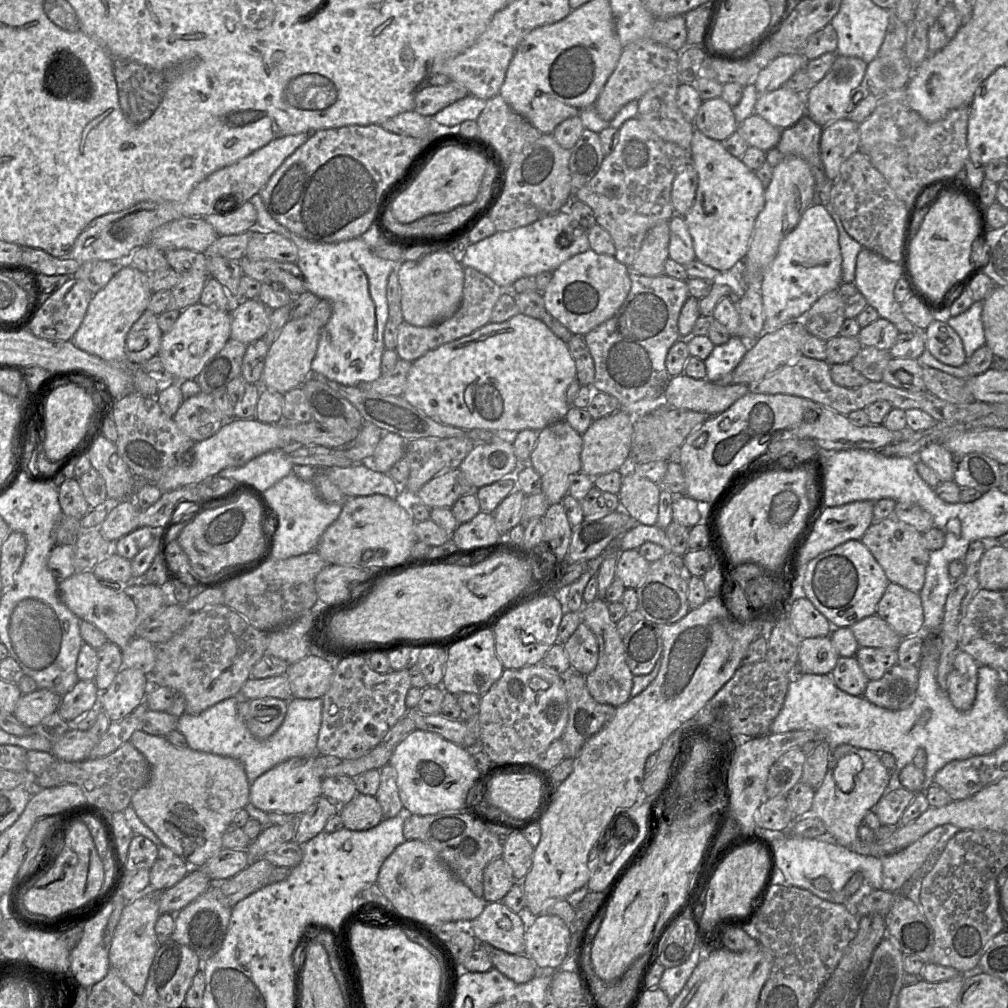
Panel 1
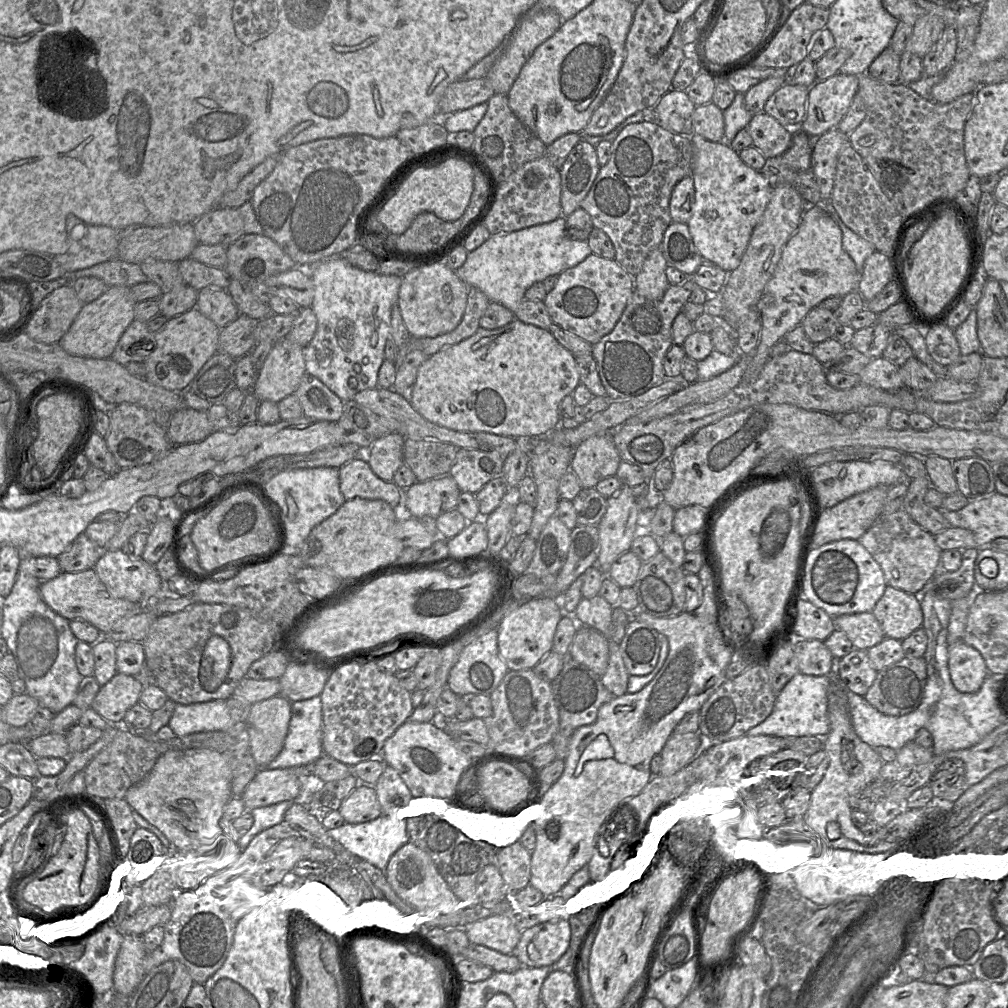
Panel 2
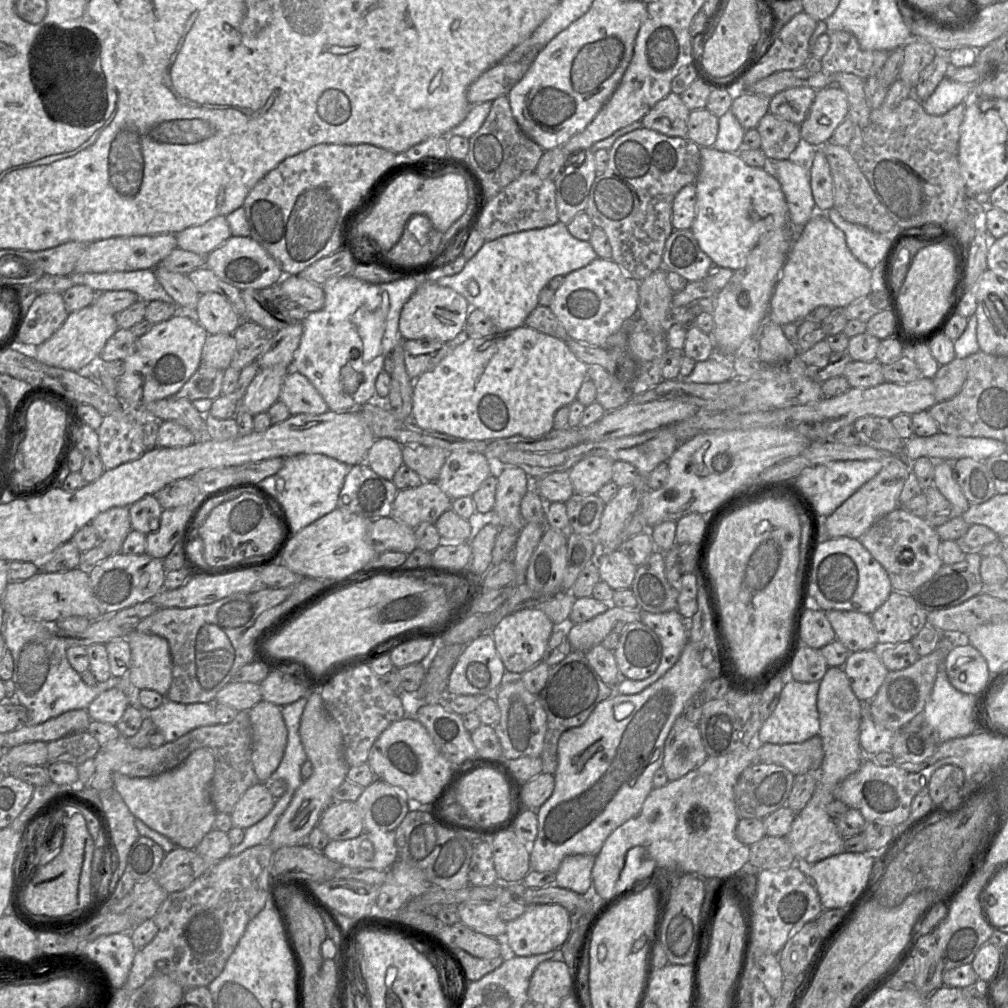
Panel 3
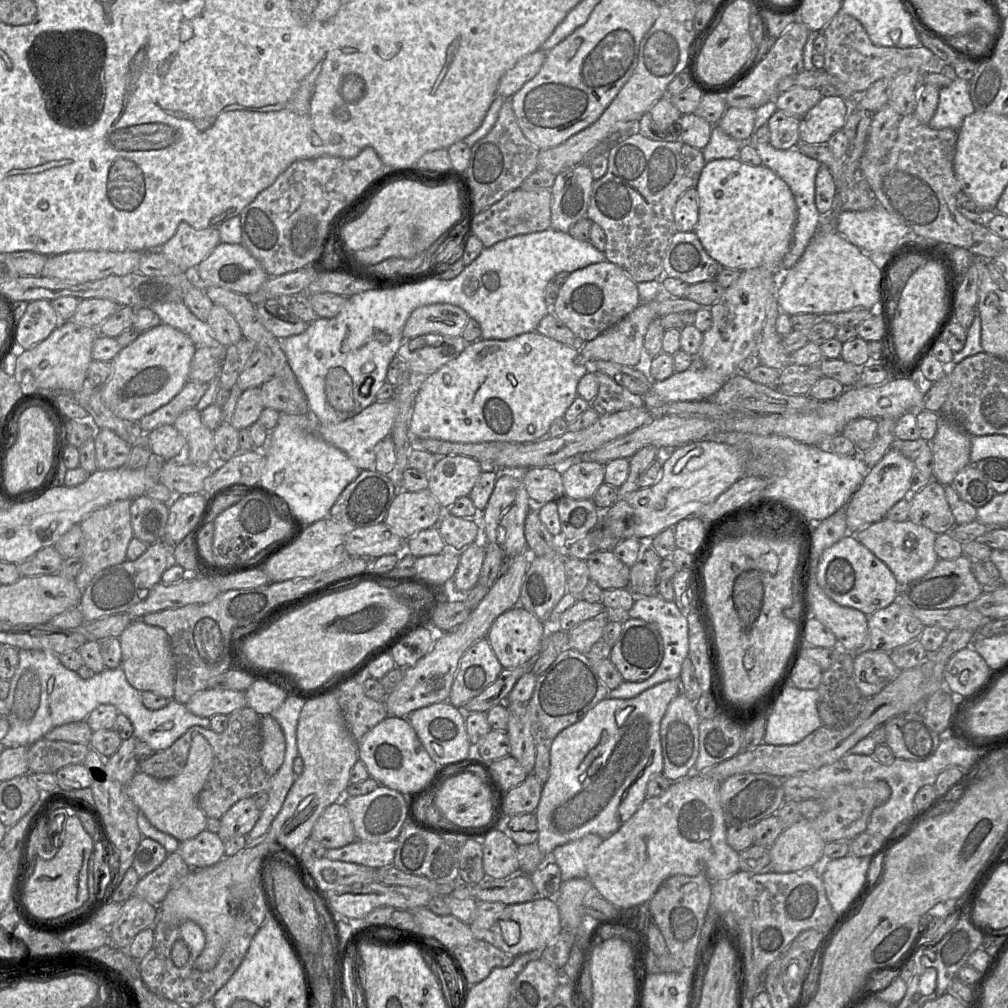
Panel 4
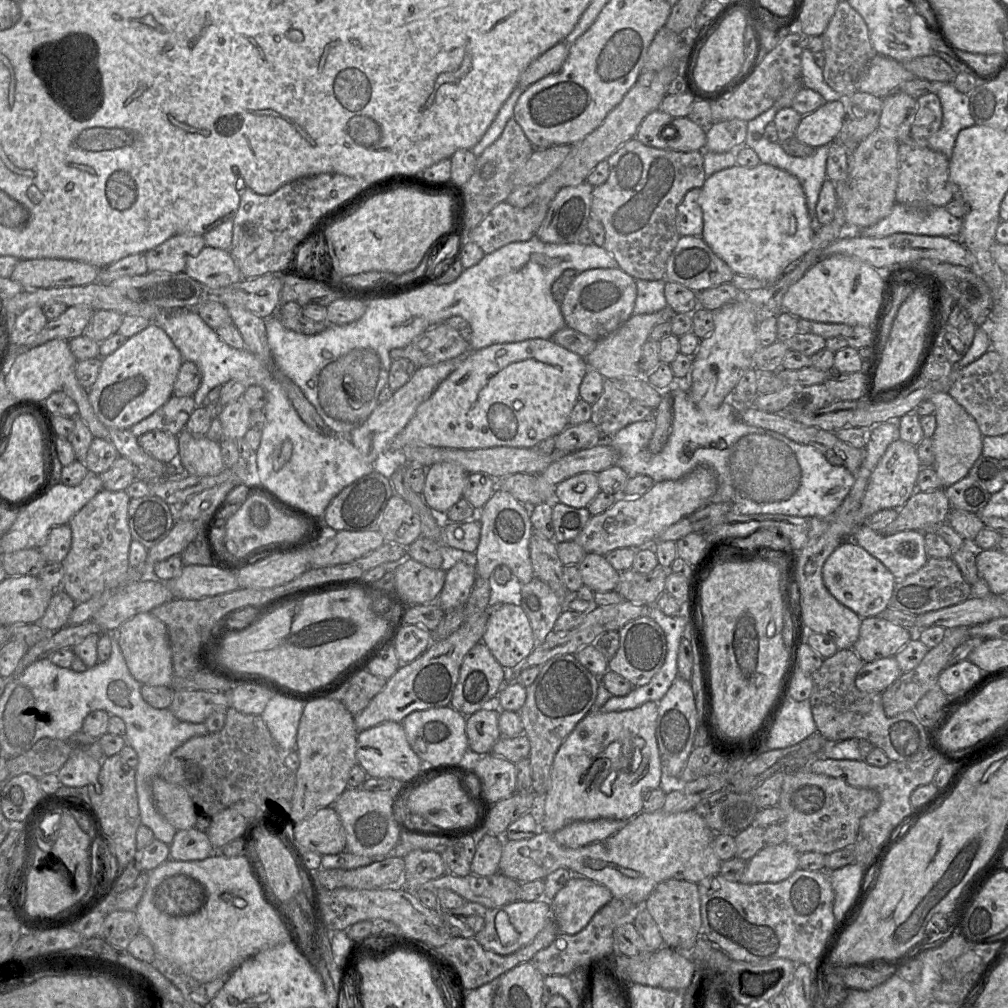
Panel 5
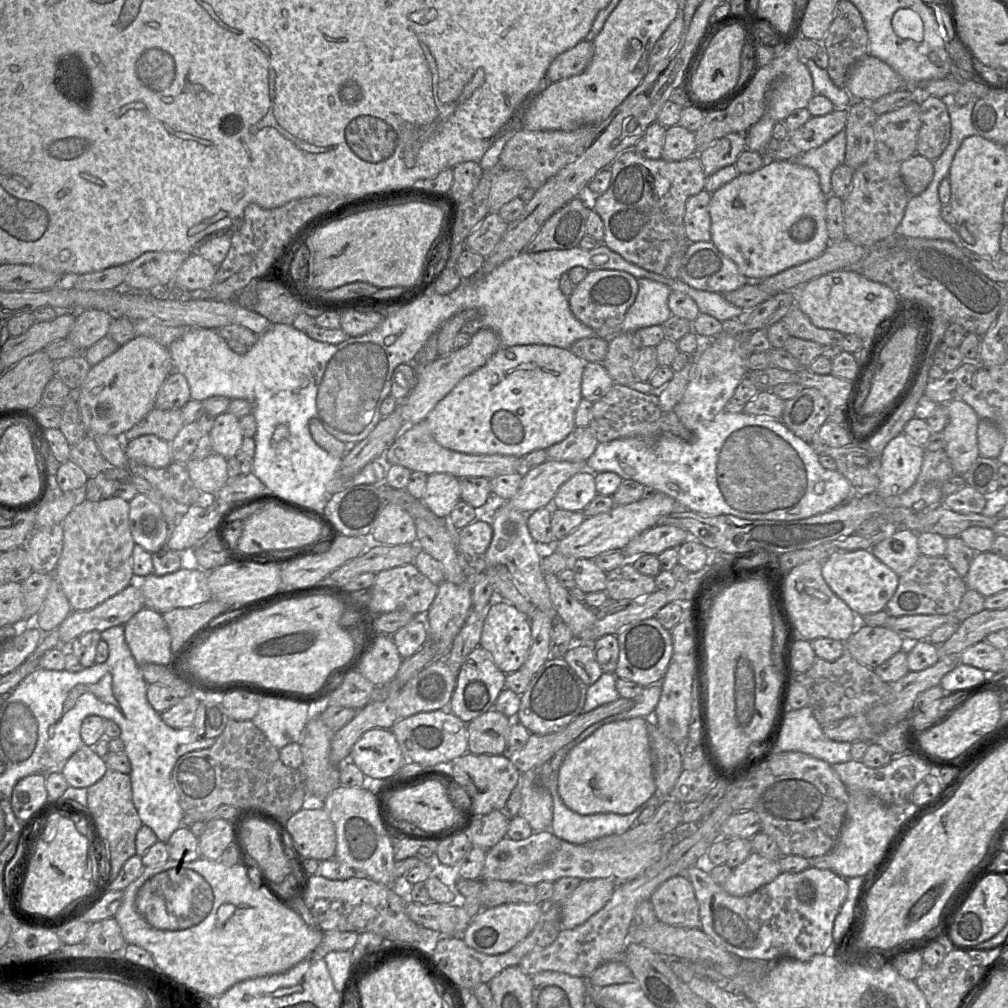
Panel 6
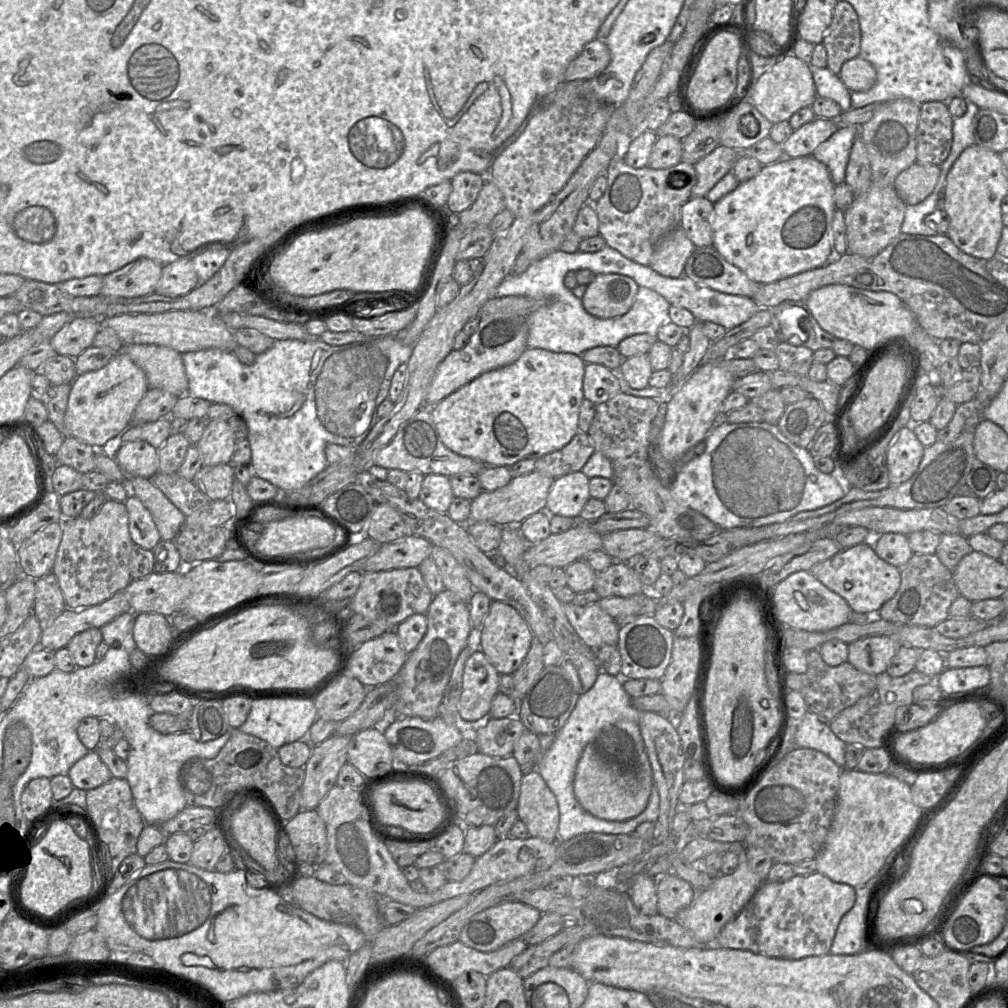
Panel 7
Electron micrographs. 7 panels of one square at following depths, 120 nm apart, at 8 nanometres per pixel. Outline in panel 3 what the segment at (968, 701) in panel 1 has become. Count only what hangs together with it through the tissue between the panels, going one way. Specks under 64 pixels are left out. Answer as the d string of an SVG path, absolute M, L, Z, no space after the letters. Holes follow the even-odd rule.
M970 643L953 648L945 659L950 683L960 692L976 695L990 671L983 655Z

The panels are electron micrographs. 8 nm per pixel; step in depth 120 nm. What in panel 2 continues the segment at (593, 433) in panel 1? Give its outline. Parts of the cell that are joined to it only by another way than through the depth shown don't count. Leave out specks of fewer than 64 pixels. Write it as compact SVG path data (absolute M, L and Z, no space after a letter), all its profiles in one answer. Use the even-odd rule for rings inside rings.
M613 433L597 434L574 449L571 470L582 488L595 488L600 481L616 476L621 461Z

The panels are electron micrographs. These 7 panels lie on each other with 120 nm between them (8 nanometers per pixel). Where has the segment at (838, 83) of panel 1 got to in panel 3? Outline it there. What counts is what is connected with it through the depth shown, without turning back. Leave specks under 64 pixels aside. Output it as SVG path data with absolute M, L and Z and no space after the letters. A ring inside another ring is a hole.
M839 86L817 90L809 112L800 124L801 138L815 146L831 142L835 129L846 119L848 111L847 95Z

